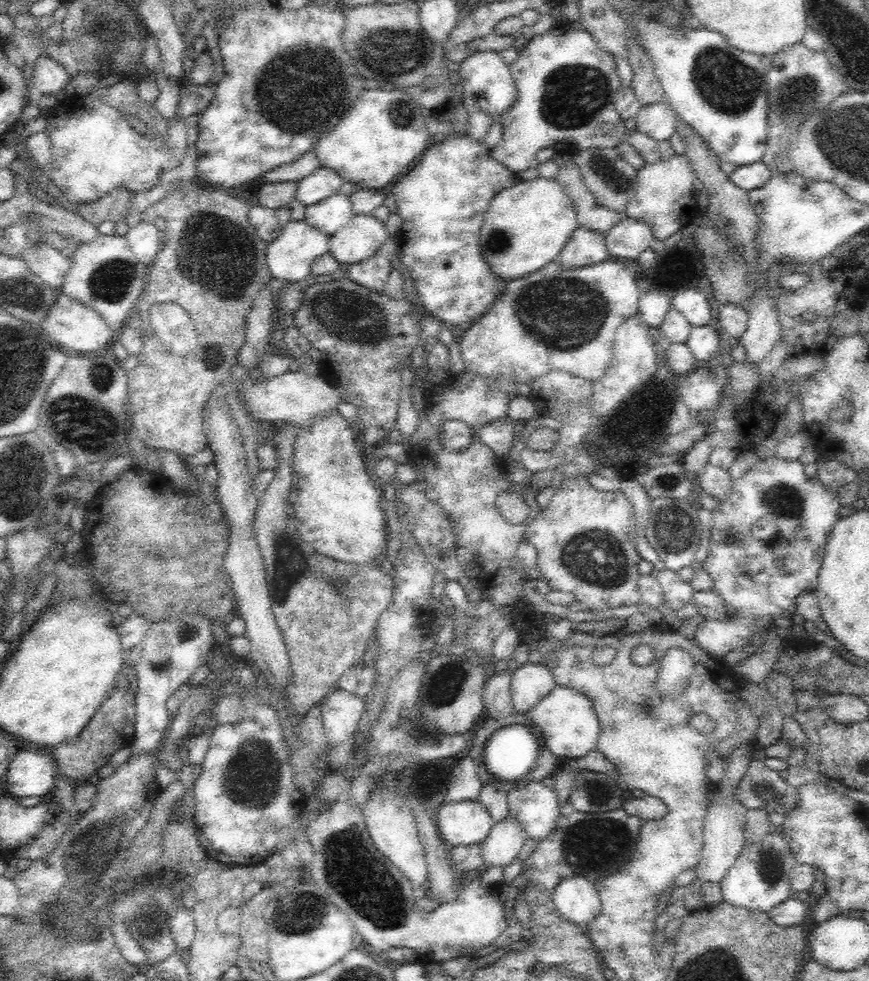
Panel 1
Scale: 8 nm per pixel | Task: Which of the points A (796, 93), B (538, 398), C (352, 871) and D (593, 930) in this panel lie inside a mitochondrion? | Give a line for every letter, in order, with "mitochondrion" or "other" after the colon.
A: mitochondrion
B: other
C: mitochondrion
D: other

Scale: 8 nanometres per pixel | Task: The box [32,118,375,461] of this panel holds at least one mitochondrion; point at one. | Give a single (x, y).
(212, 264)

